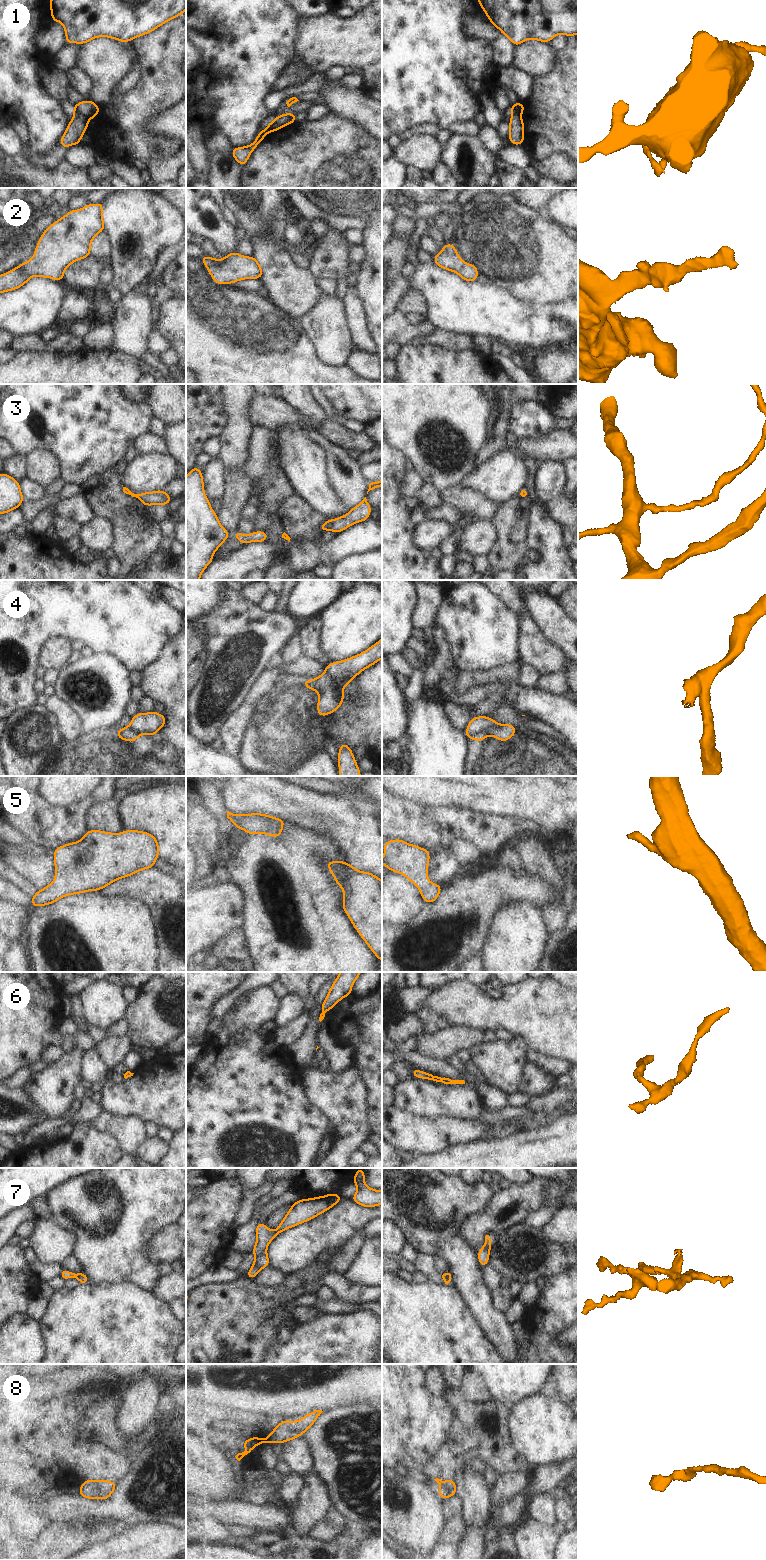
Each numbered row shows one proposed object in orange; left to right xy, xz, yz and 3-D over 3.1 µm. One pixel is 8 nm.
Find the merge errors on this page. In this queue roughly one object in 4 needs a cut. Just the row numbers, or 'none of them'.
1, 4

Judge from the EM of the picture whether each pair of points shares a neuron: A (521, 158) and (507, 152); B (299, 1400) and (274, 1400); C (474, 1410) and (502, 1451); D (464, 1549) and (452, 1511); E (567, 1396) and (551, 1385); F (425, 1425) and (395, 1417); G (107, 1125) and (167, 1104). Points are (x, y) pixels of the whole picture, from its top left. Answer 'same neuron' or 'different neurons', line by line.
A: same neuron
B: same neuron
C: same neuron
D: different neurons
E: same neuron
F: same neuron
G: different neurons

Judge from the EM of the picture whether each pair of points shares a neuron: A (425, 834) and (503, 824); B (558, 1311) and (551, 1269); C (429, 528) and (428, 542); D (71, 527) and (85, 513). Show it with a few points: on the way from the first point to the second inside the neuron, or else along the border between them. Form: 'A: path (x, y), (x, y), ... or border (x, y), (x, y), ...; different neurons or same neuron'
A: path (443, 822), (460, 822), (483, 830); same neuron
B: border (567, 1269), (549, 1277); different neurons
C: path (429, 531), (428, 539); same neuron
D: border (54, 515), (73, 519), (80, 526); different neurons

